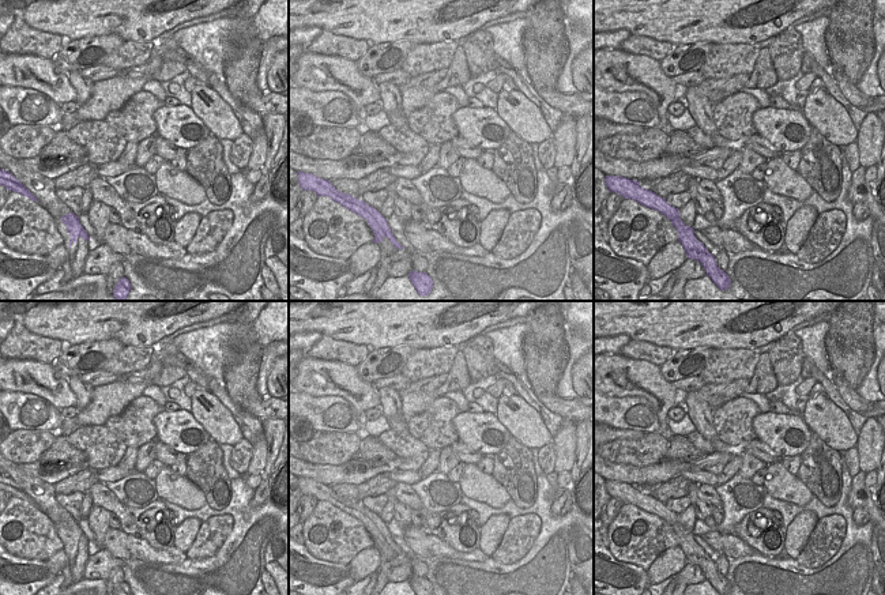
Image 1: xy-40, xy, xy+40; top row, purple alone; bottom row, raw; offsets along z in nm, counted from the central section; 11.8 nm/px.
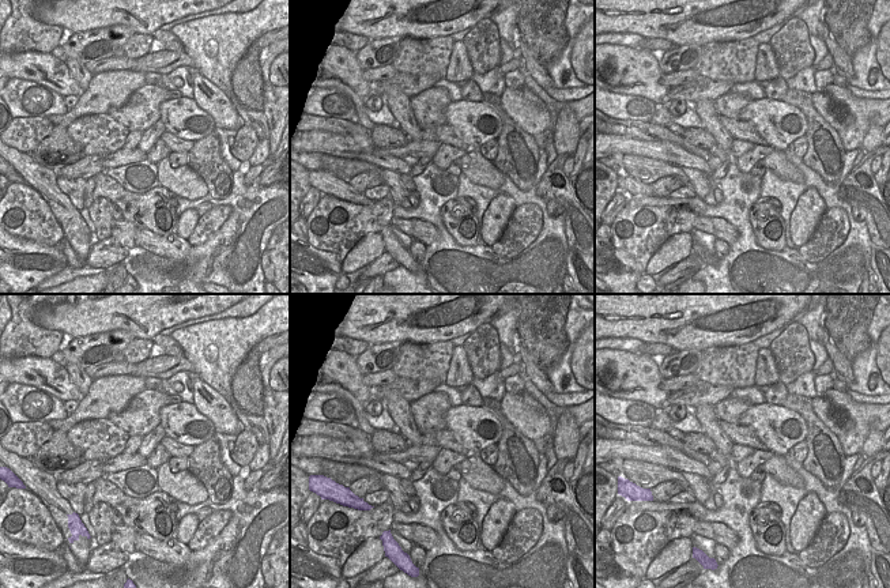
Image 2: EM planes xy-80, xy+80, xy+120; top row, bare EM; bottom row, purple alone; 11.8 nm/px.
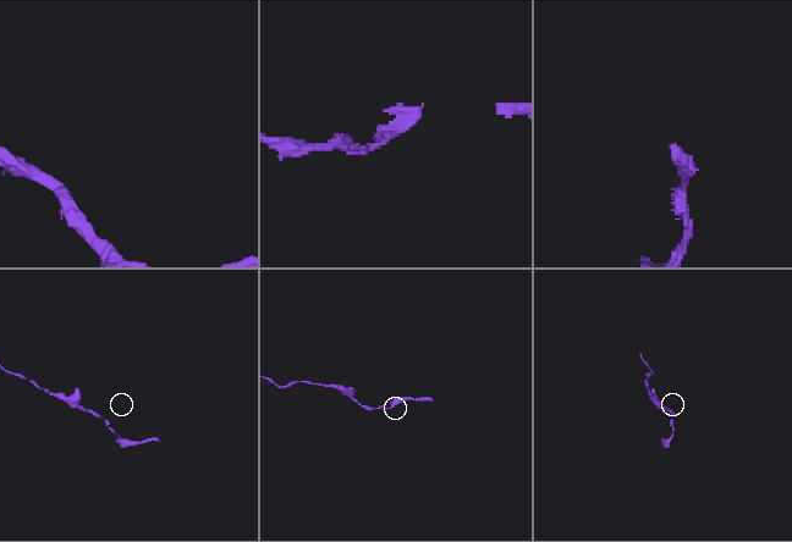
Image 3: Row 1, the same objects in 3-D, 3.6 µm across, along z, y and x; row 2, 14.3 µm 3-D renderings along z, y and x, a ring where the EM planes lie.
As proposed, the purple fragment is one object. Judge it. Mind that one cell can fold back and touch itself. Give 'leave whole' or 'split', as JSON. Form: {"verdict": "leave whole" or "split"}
{"verdict": "leave whole"}

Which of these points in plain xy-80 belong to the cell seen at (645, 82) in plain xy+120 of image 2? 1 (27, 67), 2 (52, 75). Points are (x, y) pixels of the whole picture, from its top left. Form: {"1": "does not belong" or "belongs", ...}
{"1": "belongs", "2": "belongs"}

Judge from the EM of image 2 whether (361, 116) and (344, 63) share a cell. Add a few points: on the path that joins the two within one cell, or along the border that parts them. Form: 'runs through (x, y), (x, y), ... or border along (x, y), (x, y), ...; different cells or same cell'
runs through (358, 102), (358, 90), (347, 76); same cell

